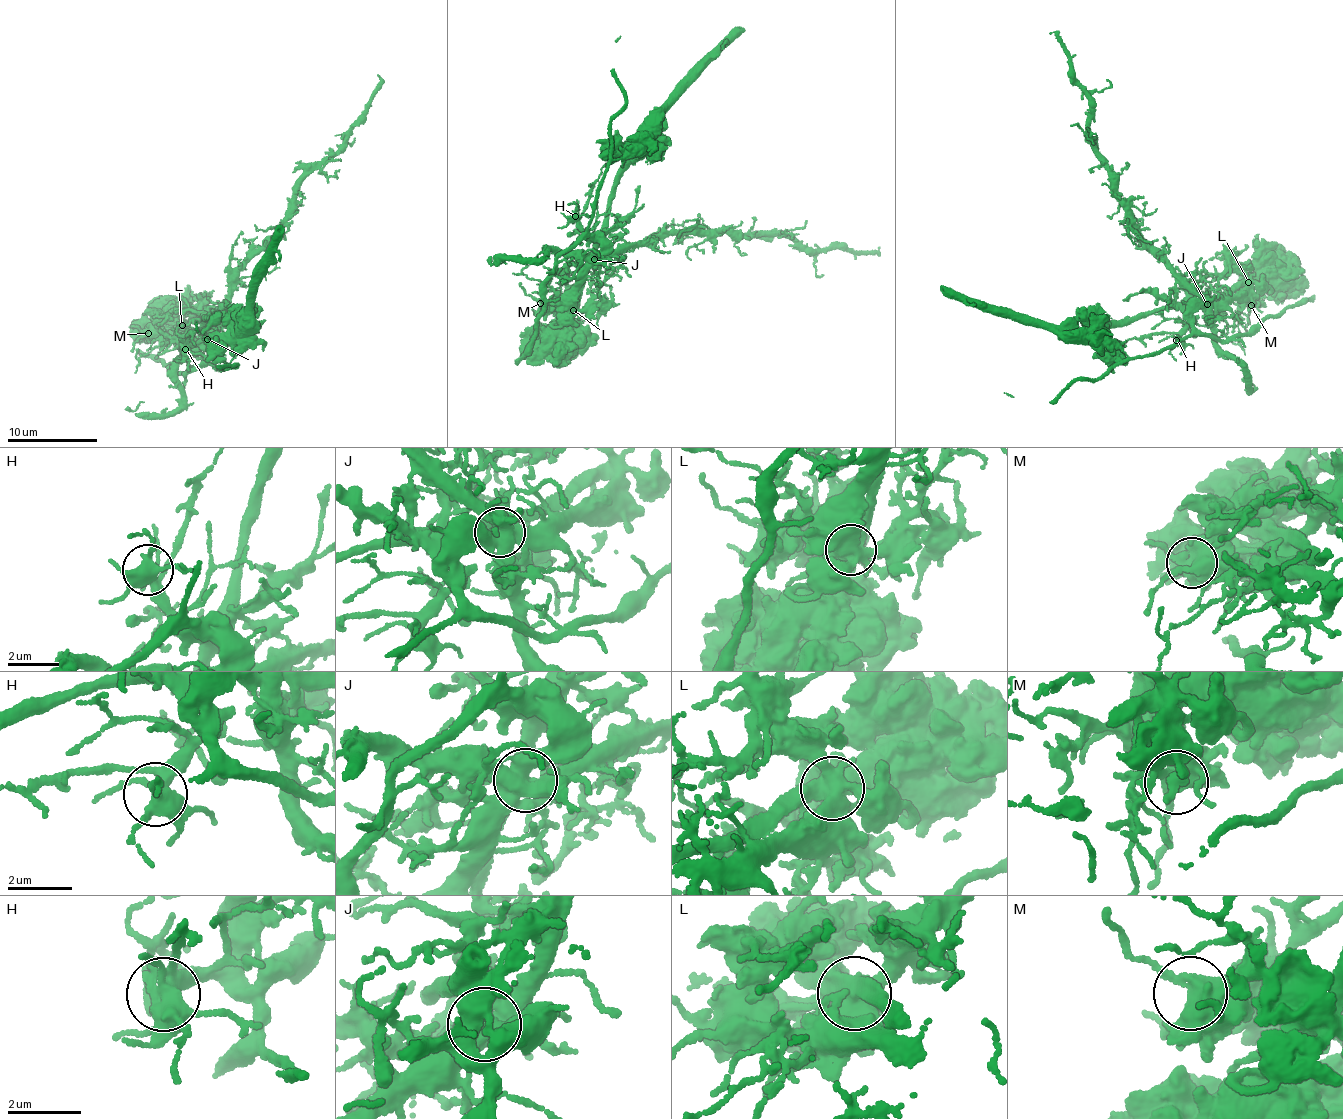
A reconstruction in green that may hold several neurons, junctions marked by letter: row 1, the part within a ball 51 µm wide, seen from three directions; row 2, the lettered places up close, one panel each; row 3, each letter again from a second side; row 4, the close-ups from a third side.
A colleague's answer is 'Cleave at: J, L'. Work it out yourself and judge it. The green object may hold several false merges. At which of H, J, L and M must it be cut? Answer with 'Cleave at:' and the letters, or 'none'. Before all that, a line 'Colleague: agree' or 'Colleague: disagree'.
Colleague: agree
Cleave at: J, L

